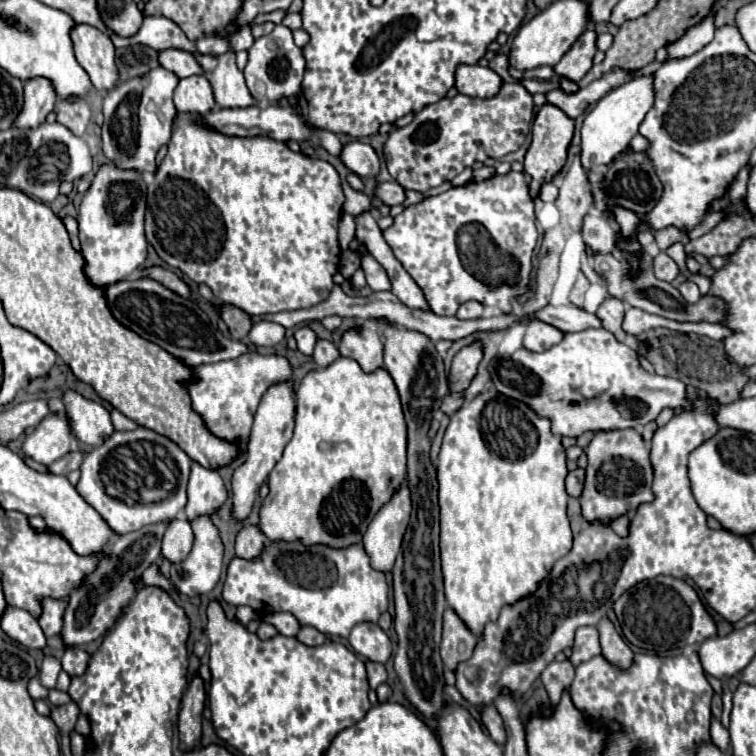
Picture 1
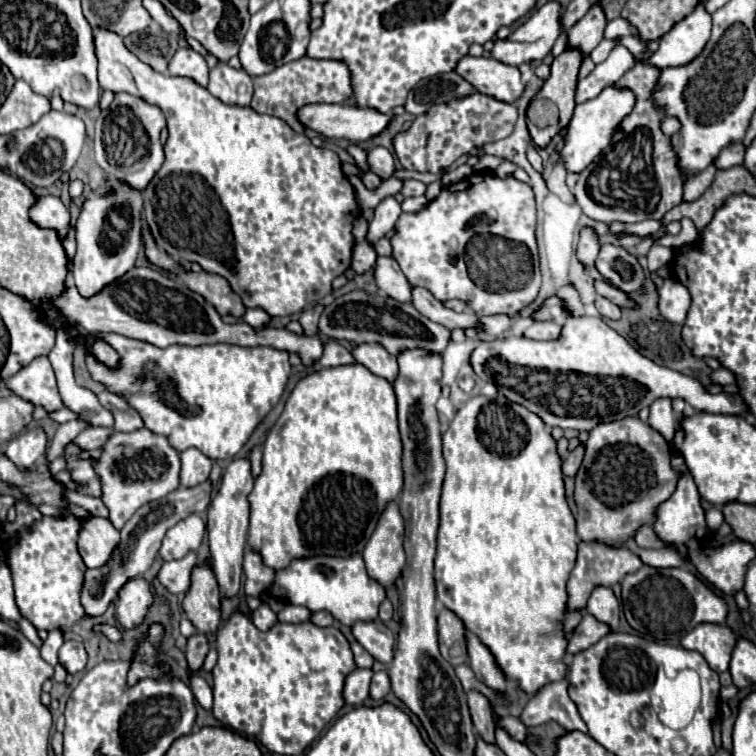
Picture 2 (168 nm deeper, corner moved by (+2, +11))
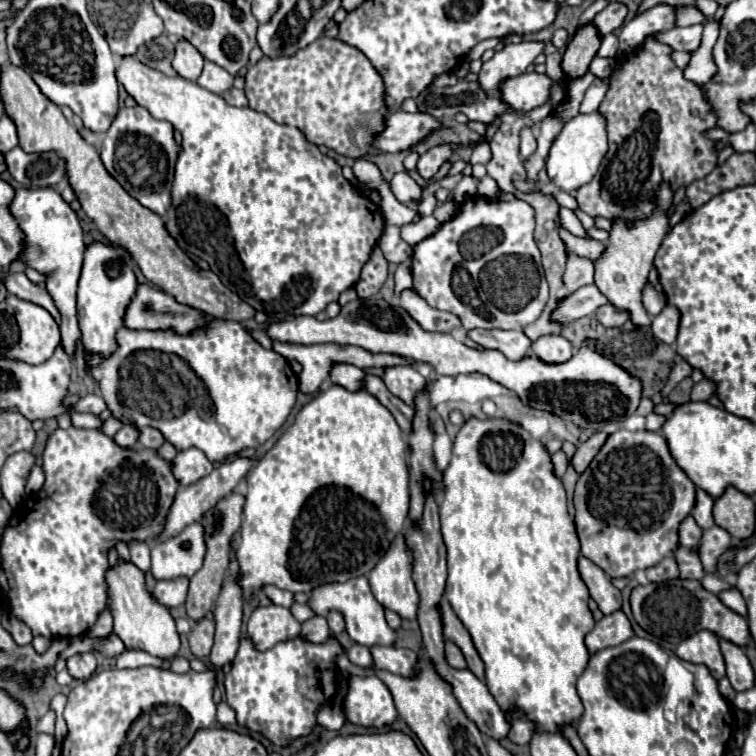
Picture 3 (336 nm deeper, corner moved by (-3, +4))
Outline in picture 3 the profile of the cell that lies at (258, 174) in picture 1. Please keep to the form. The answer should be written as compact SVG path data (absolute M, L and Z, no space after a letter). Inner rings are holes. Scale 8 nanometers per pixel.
M130 55L120 57L120 63L116 67L116 79L140 107L148 109L150 115L156 119L170 121L172 127L178 129L182 135L182 145L180 145L180 153L178 153L176 167L174 167L174 183L172 183L172 191L170 191L172 193L172 205L168 207L166 215L162 217L166 231L172 235L172 239L178 243L178 247L182 251L186 251L190 257L198 257L198 259L206 261L210 265L210 269L220 277L220 281L232 293L236 293L240 299L244 299L256 311L266 313L270 321L284 321L284 319L292 319L292 317L300 317L300 315L318 315L320 311L324 311L324 307L328 303L338 301L338 295L342 291L354 287L354 283L360 277L362 265L368 261L372 247L380 239L380 233L384 227L382 211L358 187L354 187L350 181L346 181L342 175L342 167L332 157L322 155L318 151L318 147L312 145L298 127L280 125L280 123L272 121L268 115L258 113L250 107L228 105L220 95L210 93L210 91L202 89L200 85L196 85L188 79L182 79L178 75L166 77L164 73L160 73L152 67L146 67L144 63L140 63L138 59L134 59Z

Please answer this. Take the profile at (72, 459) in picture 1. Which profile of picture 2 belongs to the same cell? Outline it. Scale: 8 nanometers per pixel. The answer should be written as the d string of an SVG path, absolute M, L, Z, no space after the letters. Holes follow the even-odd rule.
M87 428L75 438L75 444L79 444L85 452L99 452L99 448L107 442L107 436L111 436L111 428Z

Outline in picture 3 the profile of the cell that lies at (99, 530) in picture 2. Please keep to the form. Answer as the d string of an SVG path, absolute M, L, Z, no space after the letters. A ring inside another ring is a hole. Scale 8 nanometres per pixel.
M118 557L114 565L106 571L108 585L108 609L114 617L114 633L122 639L122 643L130 649L148 651L160 659L172 659L178 653L180 637L176 631L174 617L168 607L156 601L156 597L146 589L146 575L132 561L124 561Z

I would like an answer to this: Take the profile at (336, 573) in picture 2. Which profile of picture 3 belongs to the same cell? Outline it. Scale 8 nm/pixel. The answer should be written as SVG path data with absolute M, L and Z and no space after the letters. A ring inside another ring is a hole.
M364 575L348 579L344 583L324 583L310 591L308 607L316 615L328 615L330 611L340 611L346 621L346 631L352 641L372 647L372 645L392 645L396 639L396 633L388 627L384 619L384 607L376 601L376 597L370 591L368 579Z

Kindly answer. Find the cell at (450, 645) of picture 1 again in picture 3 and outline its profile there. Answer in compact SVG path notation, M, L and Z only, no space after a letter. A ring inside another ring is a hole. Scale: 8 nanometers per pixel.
M450 639L446 641L446 661L448 661L454 669L466 669L464 655L462 655L460 647L456 647L456 643L452 643Z

